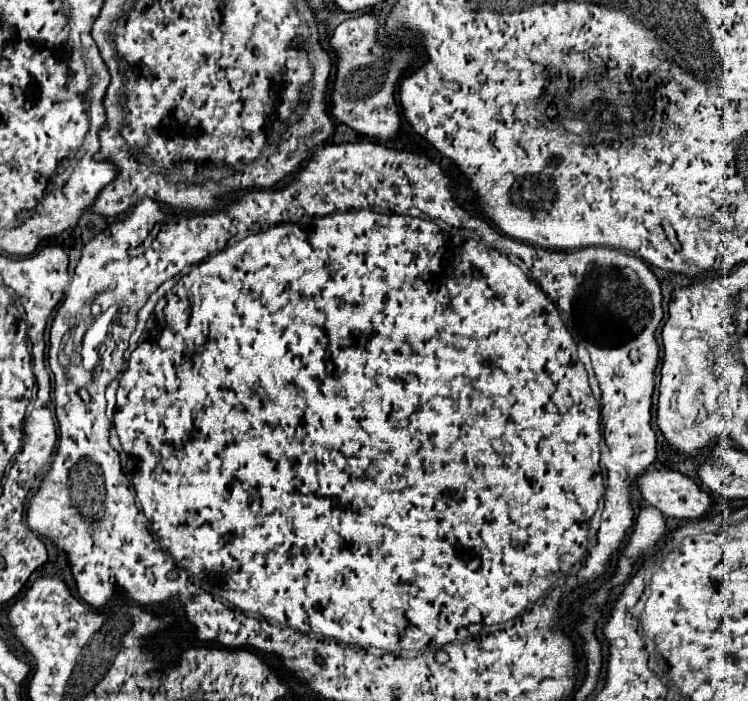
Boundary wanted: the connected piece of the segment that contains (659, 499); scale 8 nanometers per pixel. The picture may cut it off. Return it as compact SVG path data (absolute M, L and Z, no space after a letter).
M648 470L638 476L640 496L664 516L694 520L710 510L710 496L694 480L674 470Z

